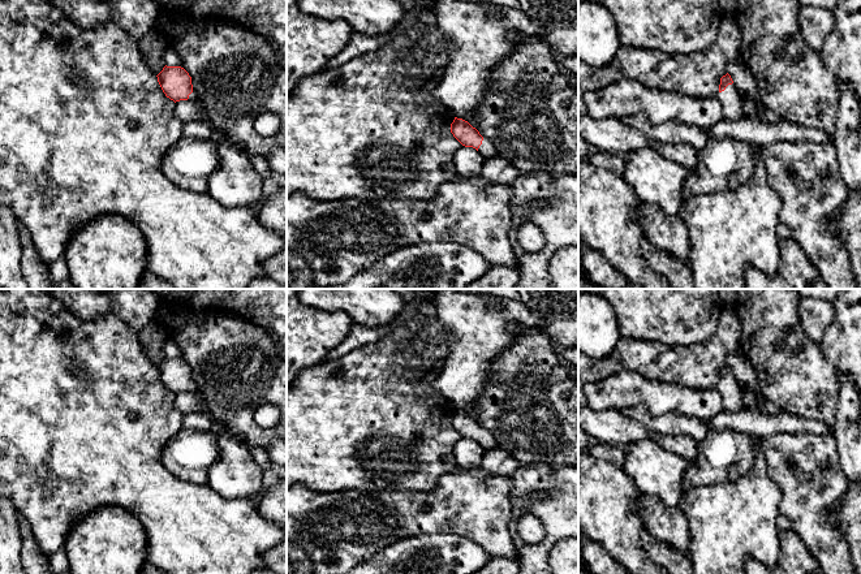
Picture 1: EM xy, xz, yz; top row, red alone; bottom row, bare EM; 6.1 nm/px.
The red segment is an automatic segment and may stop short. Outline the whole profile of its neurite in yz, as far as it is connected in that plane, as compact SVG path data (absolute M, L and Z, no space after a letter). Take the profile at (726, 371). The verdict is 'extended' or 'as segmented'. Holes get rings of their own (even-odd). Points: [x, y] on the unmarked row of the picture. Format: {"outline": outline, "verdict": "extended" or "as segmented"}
{"outline": "M728 364L720 370L716 389L723 396L723 411L736 413L742 409L741 388Z", "verdict": "extended"}

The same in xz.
{"outline": "M455 409L451 415L451 424L462 437L475 440L483 450L496 448L496 440L491 432L482 428L468 413Z", "verdict": "extended"}

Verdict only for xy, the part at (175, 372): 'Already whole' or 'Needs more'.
Needs more

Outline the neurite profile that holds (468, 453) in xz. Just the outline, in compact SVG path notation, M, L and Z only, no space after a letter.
M461 437L453 446L453 456L459 469L481 467L483 448L473 439Z

